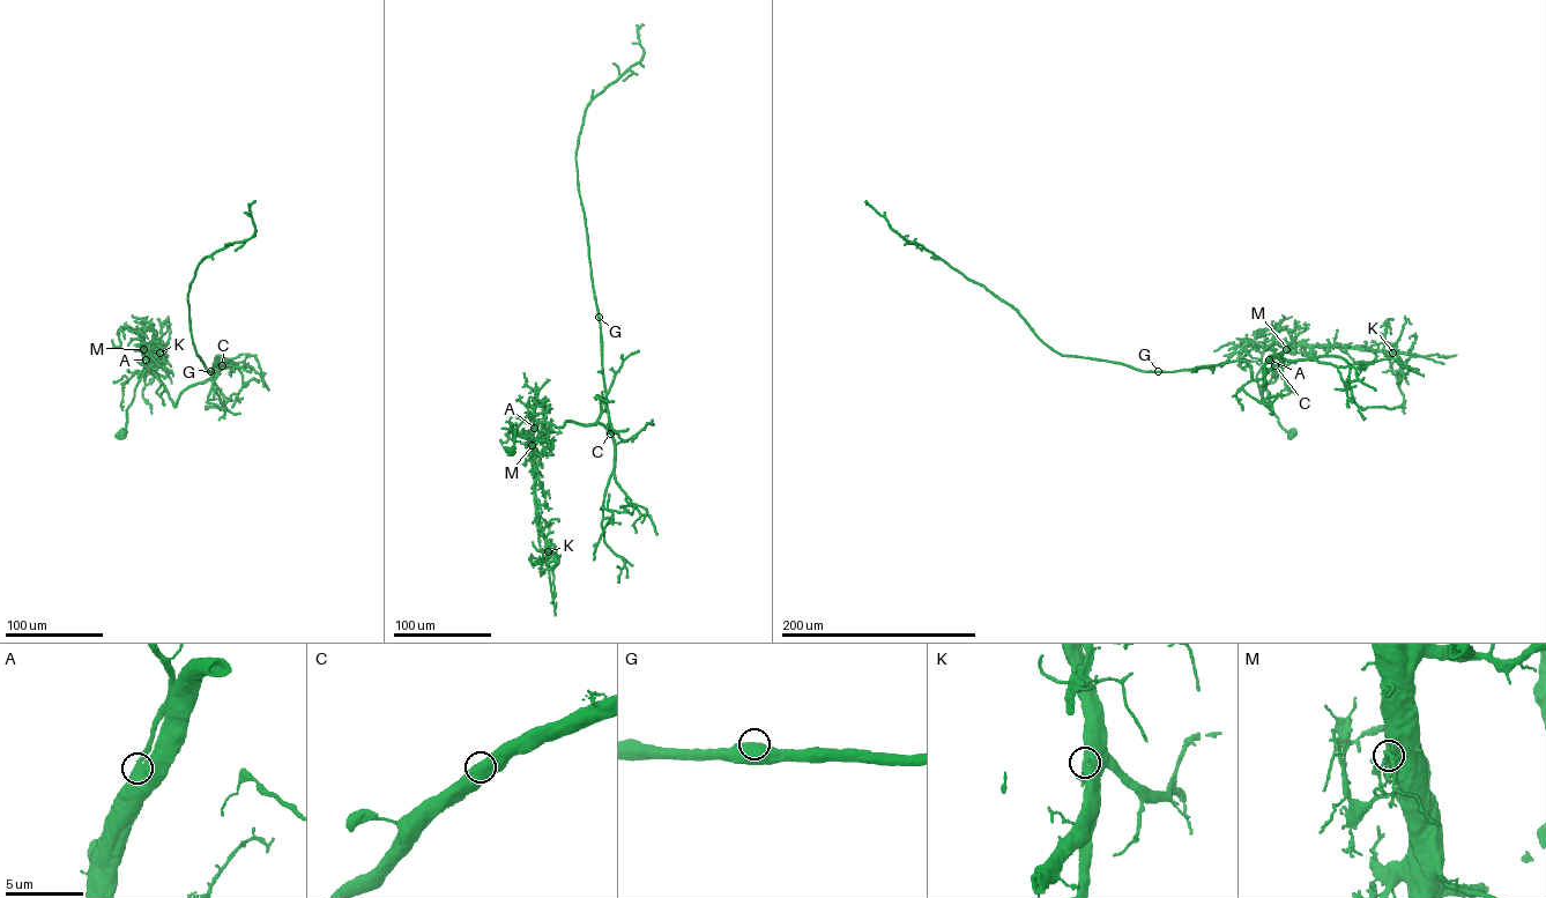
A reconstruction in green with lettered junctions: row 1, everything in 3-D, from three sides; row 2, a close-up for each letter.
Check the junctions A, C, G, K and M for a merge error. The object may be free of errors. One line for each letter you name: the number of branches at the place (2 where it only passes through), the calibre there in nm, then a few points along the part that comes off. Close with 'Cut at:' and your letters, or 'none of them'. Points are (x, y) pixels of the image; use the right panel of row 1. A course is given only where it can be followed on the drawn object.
Cut at: none of them

